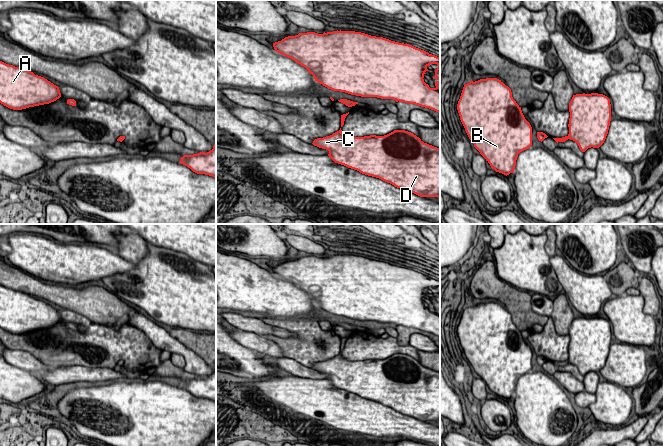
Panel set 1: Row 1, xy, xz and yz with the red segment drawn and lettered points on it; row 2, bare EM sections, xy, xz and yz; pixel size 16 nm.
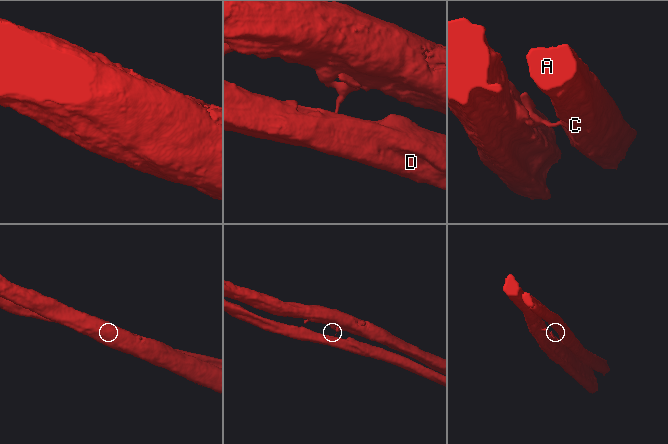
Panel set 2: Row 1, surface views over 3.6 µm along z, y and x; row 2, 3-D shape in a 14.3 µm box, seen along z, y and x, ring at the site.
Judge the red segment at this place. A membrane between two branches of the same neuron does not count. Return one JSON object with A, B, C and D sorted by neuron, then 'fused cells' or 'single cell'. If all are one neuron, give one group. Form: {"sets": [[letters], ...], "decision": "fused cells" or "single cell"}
{"sets": [["A", "C", "D"], ["B"]], "decision": "fused cells"}

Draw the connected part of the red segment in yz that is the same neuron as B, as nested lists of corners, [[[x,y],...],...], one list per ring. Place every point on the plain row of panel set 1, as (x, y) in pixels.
[[[497,302],[470,305],[463,311],[457,334],[469,363],[491,392],[506,400],[513,397],[518,378],[532,370],[532,351],[525,343],[521,331],[513,323],[511,313]]]

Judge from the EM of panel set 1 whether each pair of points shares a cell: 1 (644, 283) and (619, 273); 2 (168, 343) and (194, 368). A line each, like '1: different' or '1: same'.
1: different
2: same

